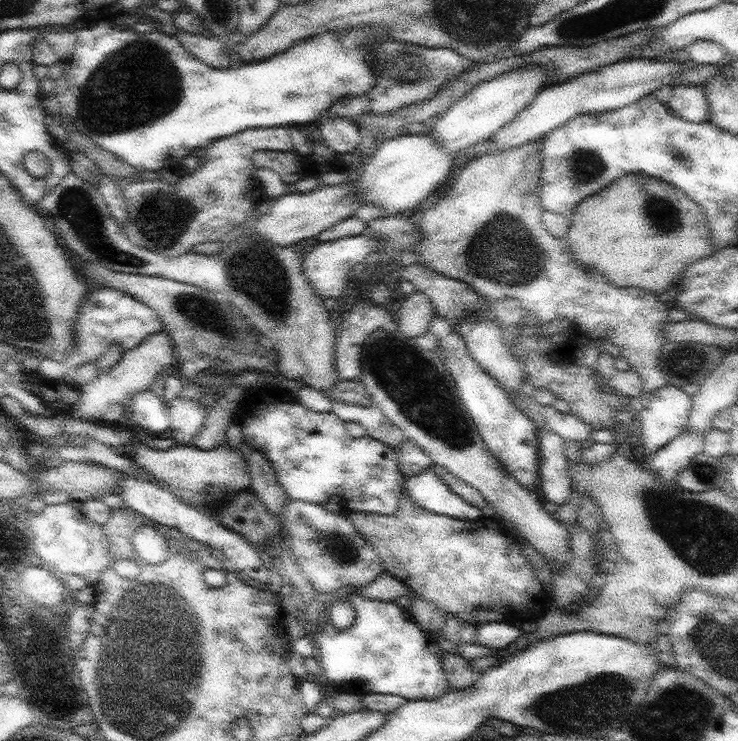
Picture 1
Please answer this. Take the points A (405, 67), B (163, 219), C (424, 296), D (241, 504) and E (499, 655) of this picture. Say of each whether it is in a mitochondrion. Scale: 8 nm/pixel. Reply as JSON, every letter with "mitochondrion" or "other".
{"A":"mitochondrion","B":"mitochondrion","C":"other","D":"mitochondrion","E":"other"}

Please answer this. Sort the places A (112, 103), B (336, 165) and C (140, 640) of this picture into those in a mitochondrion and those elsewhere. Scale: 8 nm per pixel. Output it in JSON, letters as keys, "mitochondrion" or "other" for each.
{"A":"mitochondrion","B":"other","C":"mitochondrion"}

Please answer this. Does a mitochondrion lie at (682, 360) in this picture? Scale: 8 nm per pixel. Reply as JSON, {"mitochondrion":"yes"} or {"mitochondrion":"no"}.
{"mitochondrion":"yes"}

